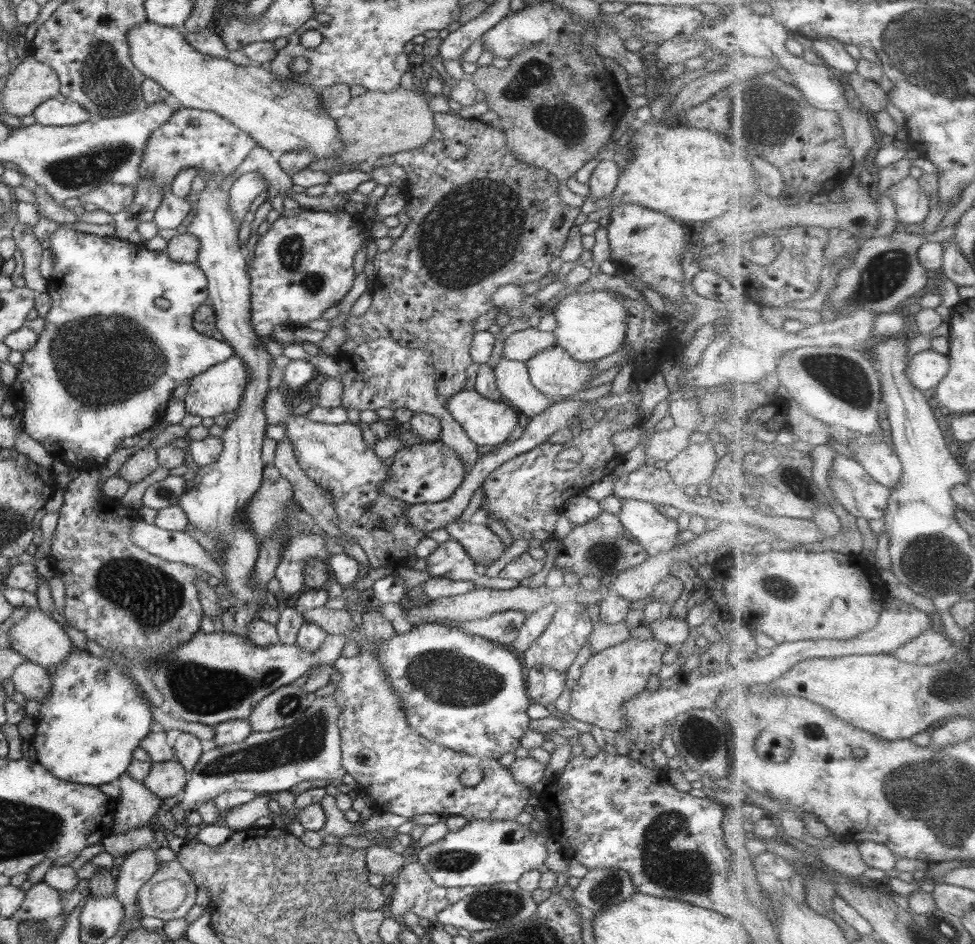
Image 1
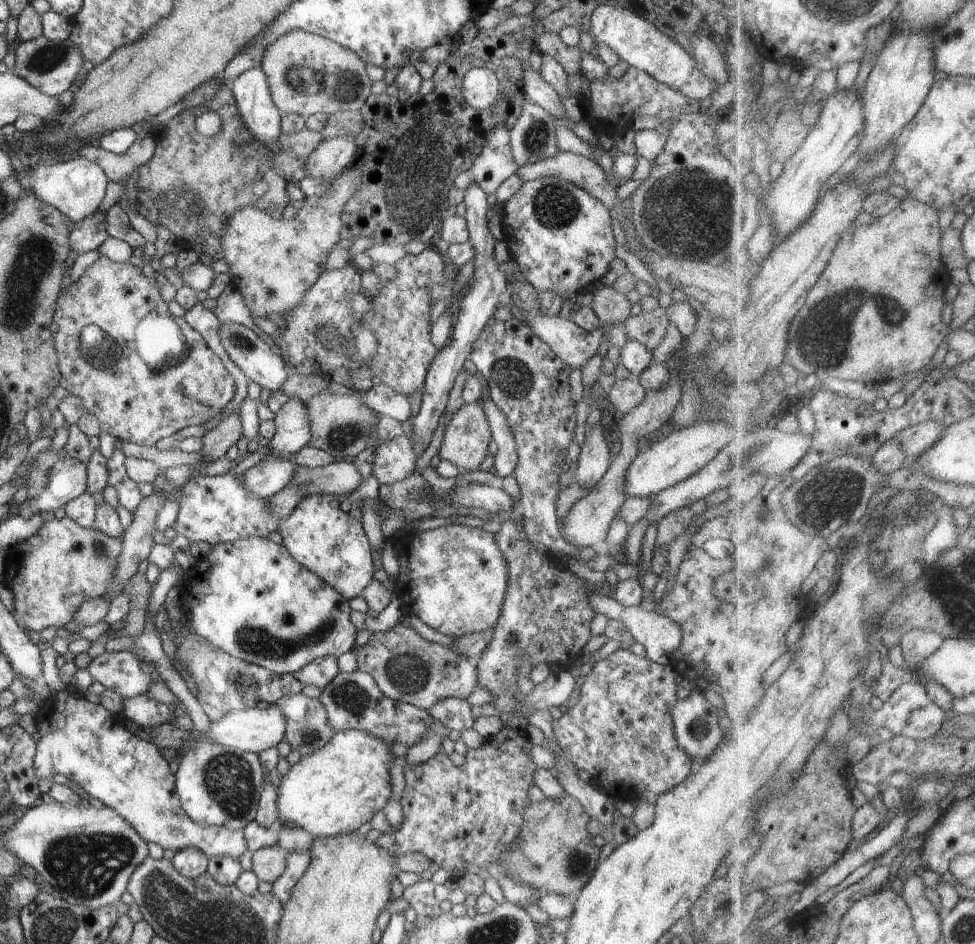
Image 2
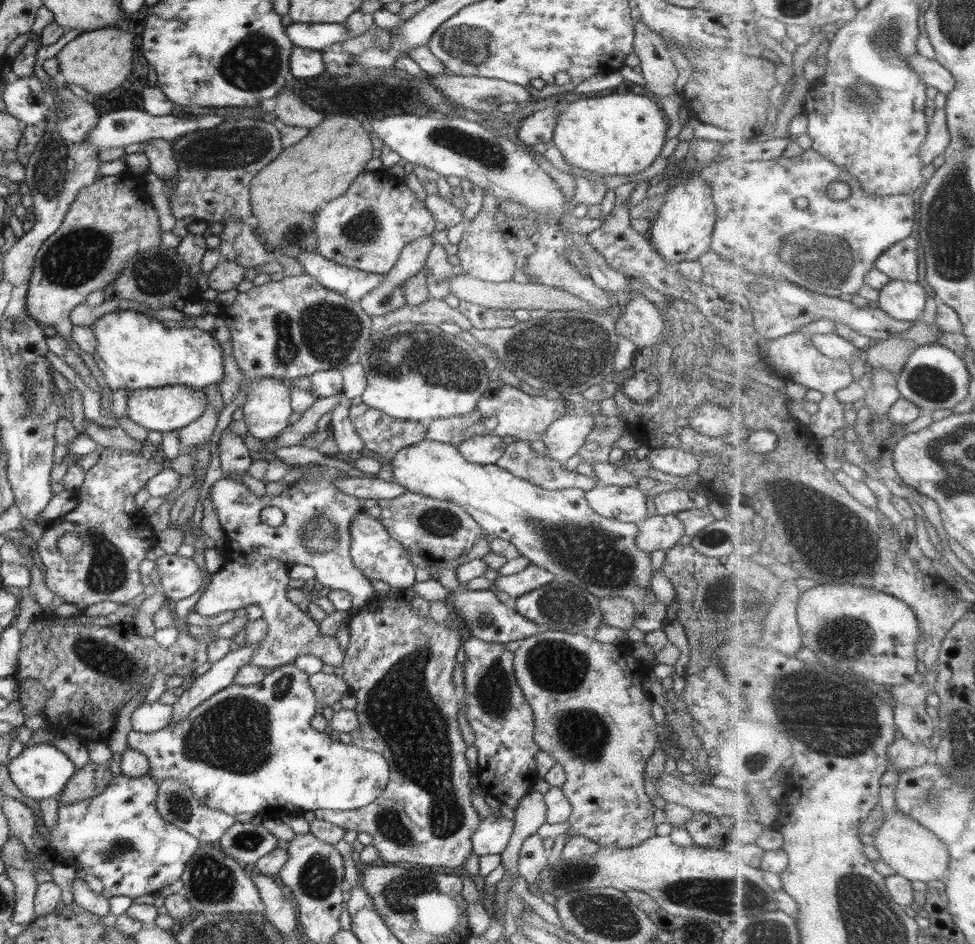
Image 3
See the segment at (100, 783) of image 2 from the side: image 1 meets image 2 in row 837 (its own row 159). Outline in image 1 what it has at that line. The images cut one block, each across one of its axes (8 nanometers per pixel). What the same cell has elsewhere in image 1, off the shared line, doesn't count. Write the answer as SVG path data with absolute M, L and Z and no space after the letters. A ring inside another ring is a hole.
M180 106L170 120L159 126L146 141L142 153L139 172L152 176L156 188L164 191L166 184L171 184L176 174L190 169L200 168L202 173L212 172L228 176L249 156L258 142L242 132L238 126L227 122L226 118L216 113Z

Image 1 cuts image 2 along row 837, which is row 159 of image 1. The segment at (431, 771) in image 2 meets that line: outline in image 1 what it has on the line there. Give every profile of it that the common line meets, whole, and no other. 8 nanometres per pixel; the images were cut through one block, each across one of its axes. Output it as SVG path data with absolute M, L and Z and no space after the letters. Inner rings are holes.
M435 112L434 132L432 138L415 148L404 152L393 154L394 163L406 170L406 189L408 196L406 211L404 211L410 223L406 225L405 232L394 240L392 248L386 252L377 252L373 260L375 270L378 270L375 280L369 286L372 295L372 303L365 314L352 316L344 322L344 329L348 331L347 342L341 346L341 352L355 354L358 345L373 343L382 337L392 337L394 341L406 347L424 349L429 352L430 364L435 367L435 380L437 380L437 392L442 401L446 402L455 395L462 393L466 386L466 370L473 363L470 348L474 338L474 319L481 317L484 313L492 310L492 294L501 286L524 286L528 282L540 281L550 272L550 262L558 258L564 245L568 231L575 225L574 220L582 212L580 207L572 207L565 204L558 194L558 180L549 175L546 170L535 168L525 162L518 160L506 146L506 134L504 131L494 128L475 119L463 119L458 114Z

